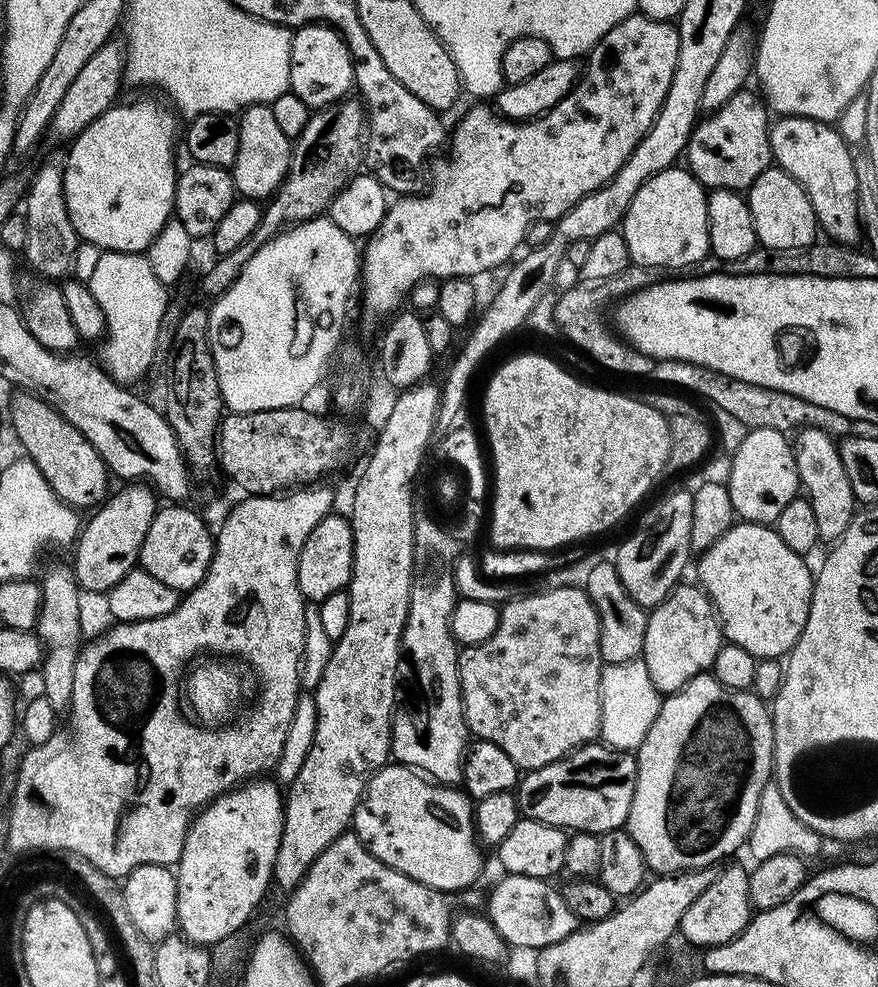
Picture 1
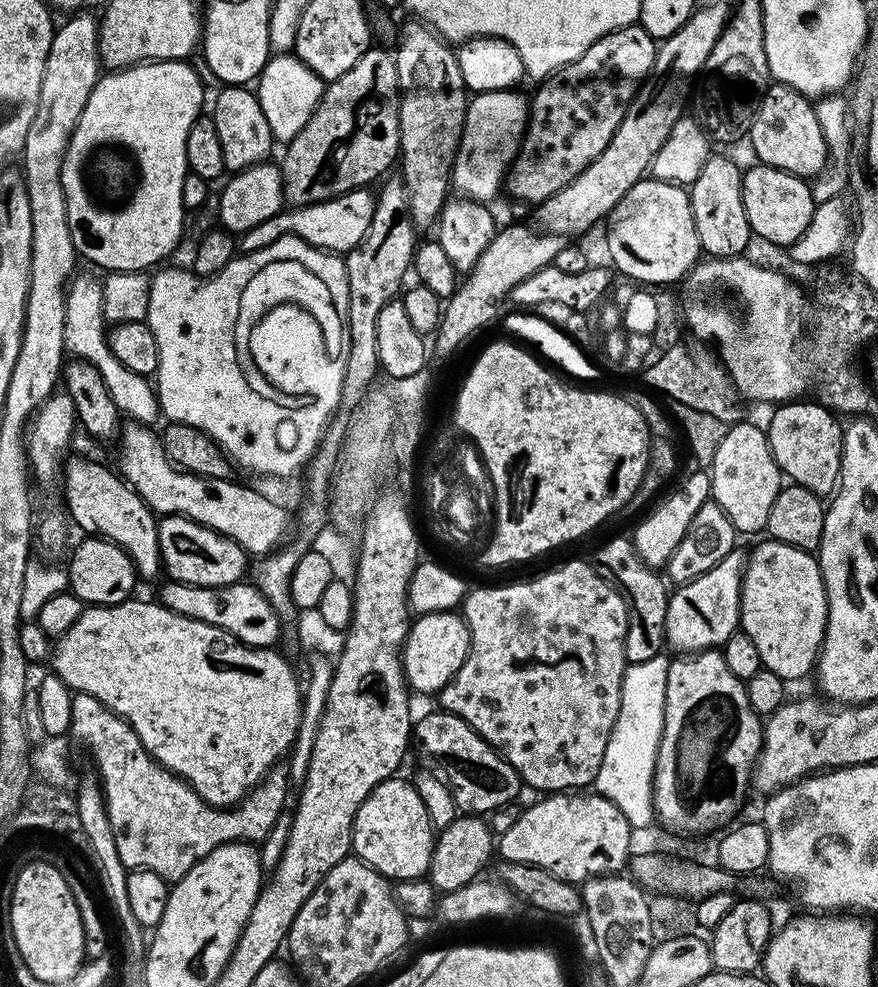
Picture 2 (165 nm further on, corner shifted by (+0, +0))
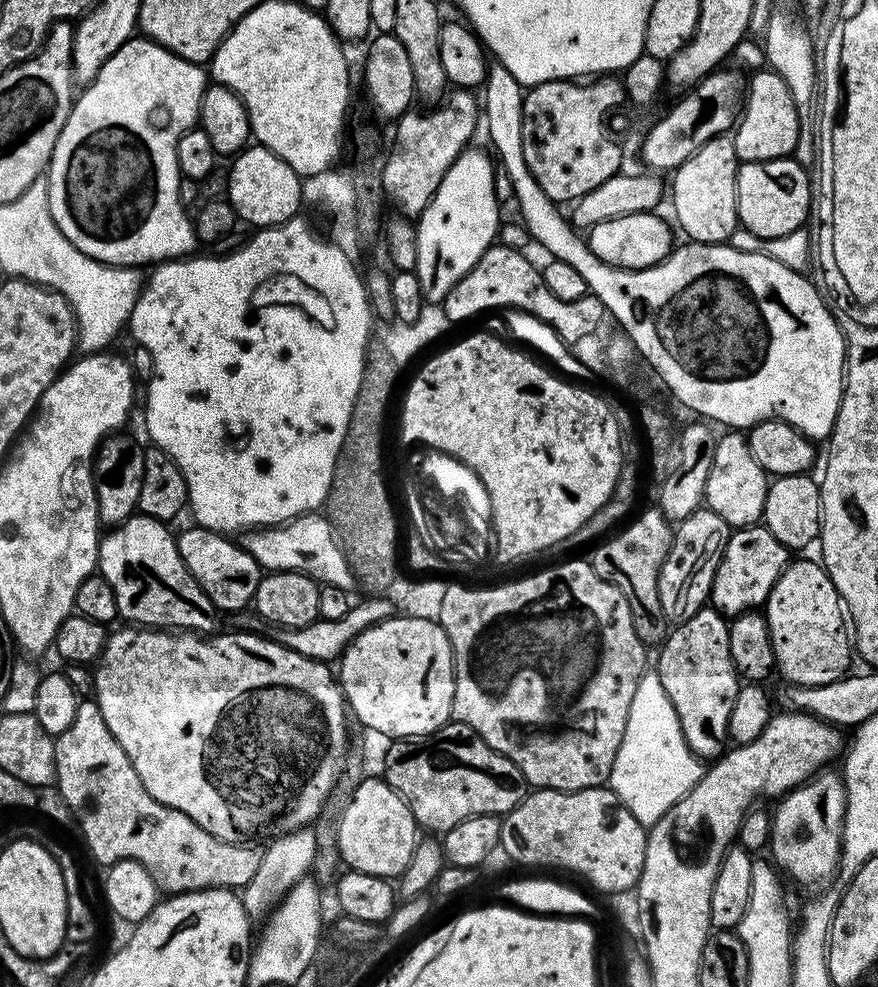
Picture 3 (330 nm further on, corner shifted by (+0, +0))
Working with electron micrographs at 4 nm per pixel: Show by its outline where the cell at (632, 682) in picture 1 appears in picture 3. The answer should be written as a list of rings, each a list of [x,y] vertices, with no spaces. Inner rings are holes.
[[[655,670],[645,671],[644,677],[638,682],[638,690],[634,690],[634,702],[630,702],[630,718],[626,722],[622,746],[618,746],[618,754],[608,779],[612,793],[630,810],[630,814],[634,814],[637,822],[651,826],[668,815],[668,811],[704,777],[705,771],[701,757],[693,756],[688,748],[682,726],[678,722],[678,714],[670,698],[666,698],[666,690],[662,690],[660,675]]]

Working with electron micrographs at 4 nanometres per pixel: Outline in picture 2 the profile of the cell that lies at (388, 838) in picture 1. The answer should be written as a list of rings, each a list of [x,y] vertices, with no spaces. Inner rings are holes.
[[[384,780],[365,798],[352,827],[352,852],[389,881],[419,880],[432,861],[434,829],[415,783]]]

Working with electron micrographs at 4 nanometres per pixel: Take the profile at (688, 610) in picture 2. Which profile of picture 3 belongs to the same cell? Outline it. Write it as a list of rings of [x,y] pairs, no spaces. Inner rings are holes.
[[[763,526],[735,529],[726,542],[726,550],[718,562],[712,583],[711,607],[725,618],[735,618],[744,612],[759,609],[768,600],[774,582],[790,563],[790,552]]]

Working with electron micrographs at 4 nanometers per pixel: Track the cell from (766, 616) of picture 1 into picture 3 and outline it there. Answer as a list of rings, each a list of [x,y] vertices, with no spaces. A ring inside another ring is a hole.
[[[793,559],[784,573],[774,582],[768,600],[762,605],[762,615],[768,621],[772,649],[776,655],[776,668],[785,676],[789,685],[818,687],[839,680],[849,671],[848,663],[854,660],[850,643],[850,628],[846,623],[846,608],[840,599],[828,571],[812,560]]]

